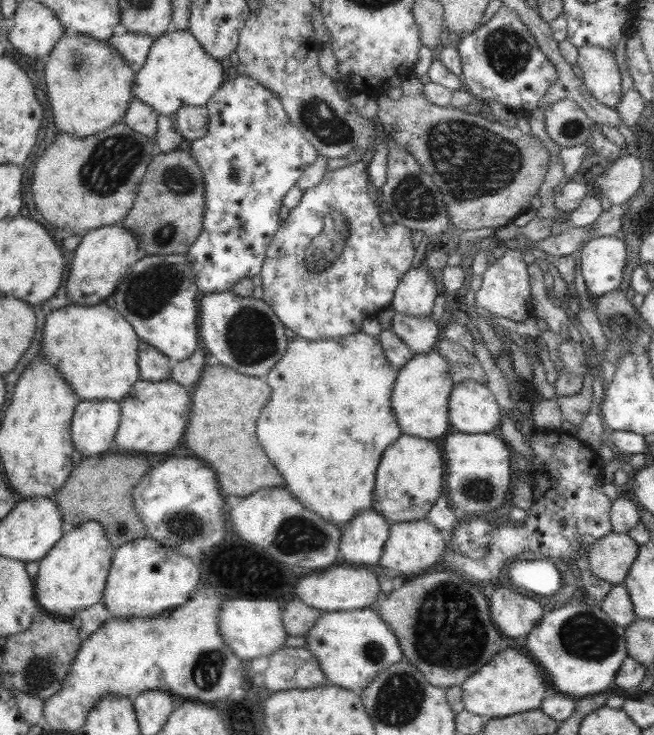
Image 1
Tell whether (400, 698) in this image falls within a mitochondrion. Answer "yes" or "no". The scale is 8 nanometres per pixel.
yes

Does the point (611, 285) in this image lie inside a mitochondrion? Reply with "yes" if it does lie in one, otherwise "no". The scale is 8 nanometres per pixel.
no

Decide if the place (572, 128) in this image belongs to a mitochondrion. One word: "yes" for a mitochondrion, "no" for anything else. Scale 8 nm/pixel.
yes

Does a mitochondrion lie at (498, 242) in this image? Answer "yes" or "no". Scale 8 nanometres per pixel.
no

